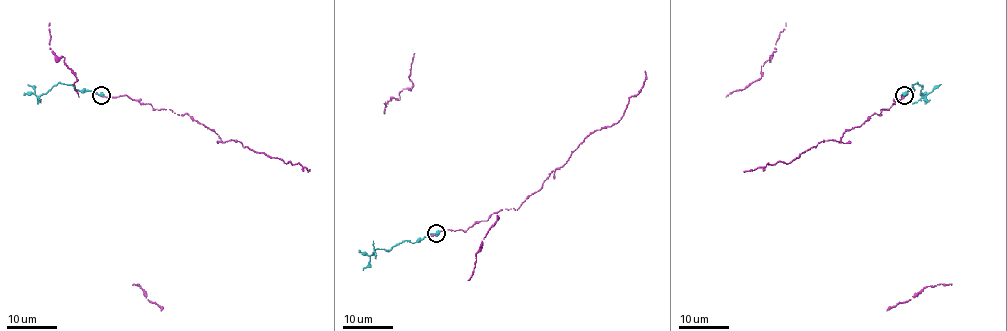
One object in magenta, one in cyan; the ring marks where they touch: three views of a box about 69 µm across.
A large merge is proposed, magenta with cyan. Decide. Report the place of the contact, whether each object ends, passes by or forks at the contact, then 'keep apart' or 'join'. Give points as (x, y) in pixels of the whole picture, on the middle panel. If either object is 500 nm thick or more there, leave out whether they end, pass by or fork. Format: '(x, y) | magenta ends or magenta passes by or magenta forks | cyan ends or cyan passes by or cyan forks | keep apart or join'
(436, 233) | join

